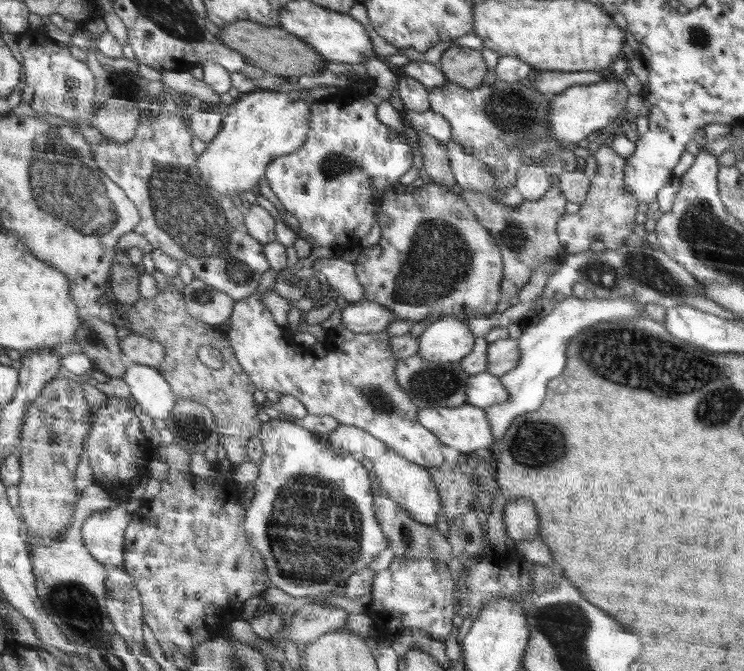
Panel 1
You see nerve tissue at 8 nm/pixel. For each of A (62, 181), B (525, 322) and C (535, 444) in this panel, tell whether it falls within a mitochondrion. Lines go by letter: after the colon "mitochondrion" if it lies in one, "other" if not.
A: mitochondrion
B: other
C: mitochondrion

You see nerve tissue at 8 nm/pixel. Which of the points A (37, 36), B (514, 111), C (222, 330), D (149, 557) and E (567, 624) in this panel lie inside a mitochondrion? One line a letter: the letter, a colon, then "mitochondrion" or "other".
A: other
B: mitochondrion
C: other
D: other
E: mitochondrion

